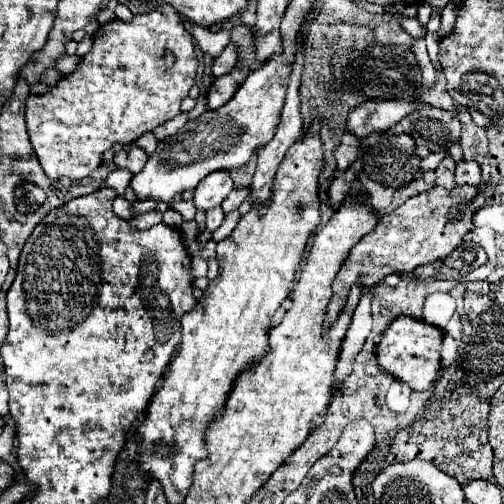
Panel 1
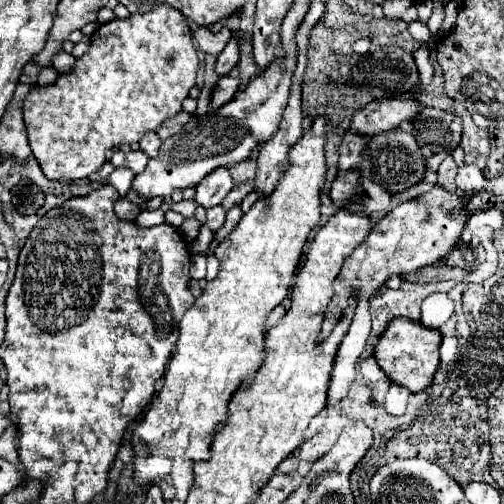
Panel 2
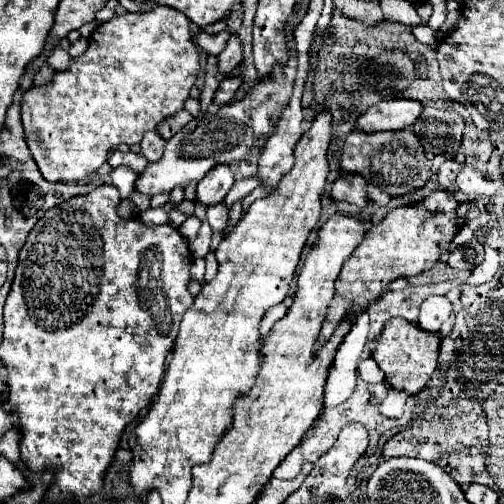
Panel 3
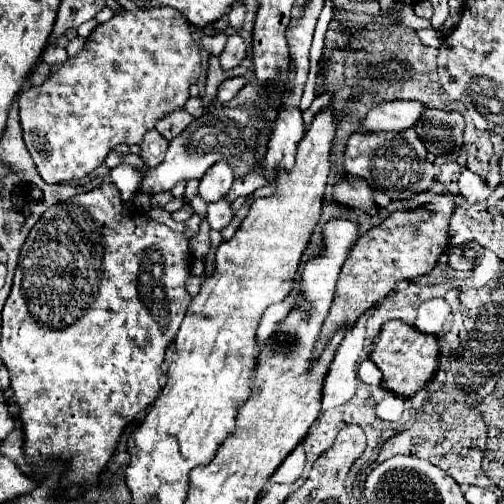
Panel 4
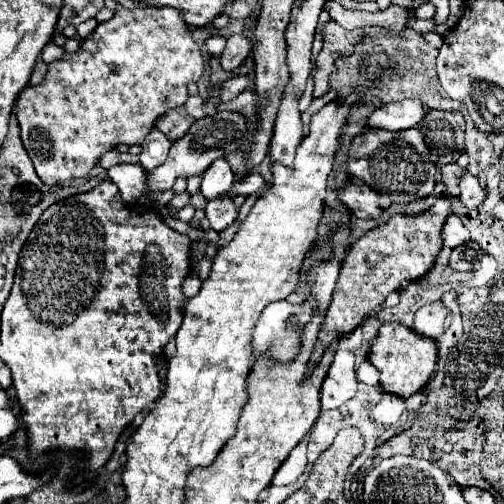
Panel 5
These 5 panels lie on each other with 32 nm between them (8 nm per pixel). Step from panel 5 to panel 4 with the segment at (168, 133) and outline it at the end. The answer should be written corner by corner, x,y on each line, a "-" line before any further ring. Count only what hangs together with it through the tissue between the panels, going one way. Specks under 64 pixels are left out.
176,110
168,114
164,120
160,120
160,124
156,124
156,130
166,140
172,140
172,136
178,136
190,122
192,122
192,116
186,110

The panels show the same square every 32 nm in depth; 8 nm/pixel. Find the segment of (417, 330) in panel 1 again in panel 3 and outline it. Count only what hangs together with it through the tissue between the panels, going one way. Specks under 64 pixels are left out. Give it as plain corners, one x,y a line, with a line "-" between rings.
392,318
386,322
372,352
372,358
386,374
390,386
406,390
408,394
418,394
428,386
434,370
438,368
438,350
440,350
440,336
436,332
422,330
418,324
412,324
404,318

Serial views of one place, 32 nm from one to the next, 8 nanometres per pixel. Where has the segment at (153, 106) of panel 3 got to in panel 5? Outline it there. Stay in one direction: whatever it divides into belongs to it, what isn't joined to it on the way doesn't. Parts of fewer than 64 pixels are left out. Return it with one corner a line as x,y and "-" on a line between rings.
116,8
114,18
98,24
96,30
84,38
78,52
52,62
44,82
38,86
26,86
16,100
22,142
38,176
48,186
72,178
84,178
94,166
98,166
100,158
118,144
142,144
144,136
154,128
160,116
170,108
184,106
188,100
188,84
196,82
202,72
202,50
194,42
190,26
180,18
176,8

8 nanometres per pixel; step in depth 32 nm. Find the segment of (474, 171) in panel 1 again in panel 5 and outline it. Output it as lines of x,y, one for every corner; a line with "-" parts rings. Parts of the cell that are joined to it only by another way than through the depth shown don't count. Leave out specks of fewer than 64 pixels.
464,172
462,180
460,180
460,200
462,200
462,204
468,206
468,208
474,208
474,206
482,204
486,200
486,196
488,196
488,192
486,192
486,188
480,186
478,178
472,176
470,172

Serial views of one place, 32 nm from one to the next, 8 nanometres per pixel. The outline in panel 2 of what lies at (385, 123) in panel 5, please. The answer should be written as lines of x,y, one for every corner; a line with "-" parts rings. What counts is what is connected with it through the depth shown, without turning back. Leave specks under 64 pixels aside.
380,98
354,112
350,120
350,130
354,130
360,136
374,136
396,128
404,120
412,120
416,112
418,112
416,100

